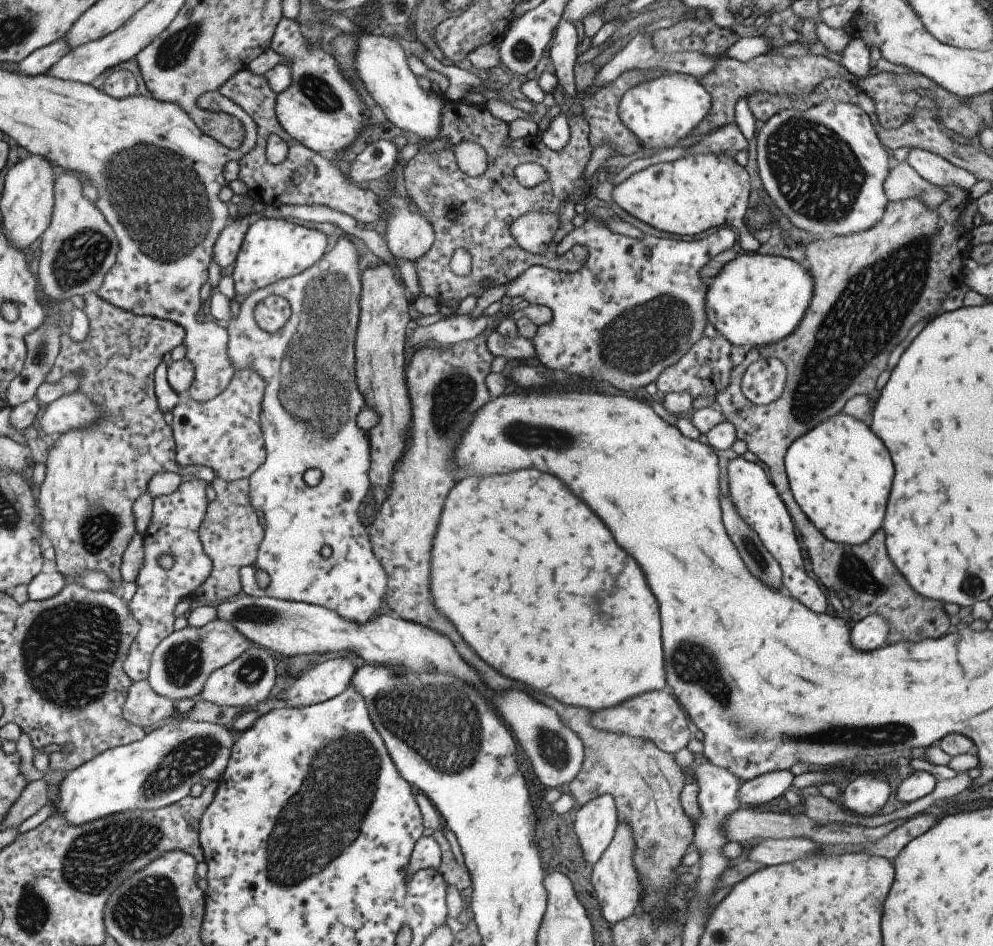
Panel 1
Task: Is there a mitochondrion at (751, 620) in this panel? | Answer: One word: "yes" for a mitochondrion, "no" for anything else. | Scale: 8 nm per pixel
no

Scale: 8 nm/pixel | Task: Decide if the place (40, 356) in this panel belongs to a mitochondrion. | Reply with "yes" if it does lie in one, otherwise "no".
yes

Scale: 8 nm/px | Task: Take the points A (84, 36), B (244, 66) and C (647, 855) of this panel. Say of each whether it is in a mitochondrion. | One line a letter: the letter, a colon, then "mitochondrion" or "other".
A: other
B: other
C: mitochondrion

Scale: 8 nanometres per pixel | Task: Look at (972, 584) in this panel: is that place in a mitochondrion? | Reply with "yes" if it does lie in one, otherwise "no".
yes

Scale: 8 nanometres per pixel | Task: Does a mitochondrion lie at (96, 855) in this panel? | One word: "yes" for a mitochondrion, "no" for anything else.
yes

